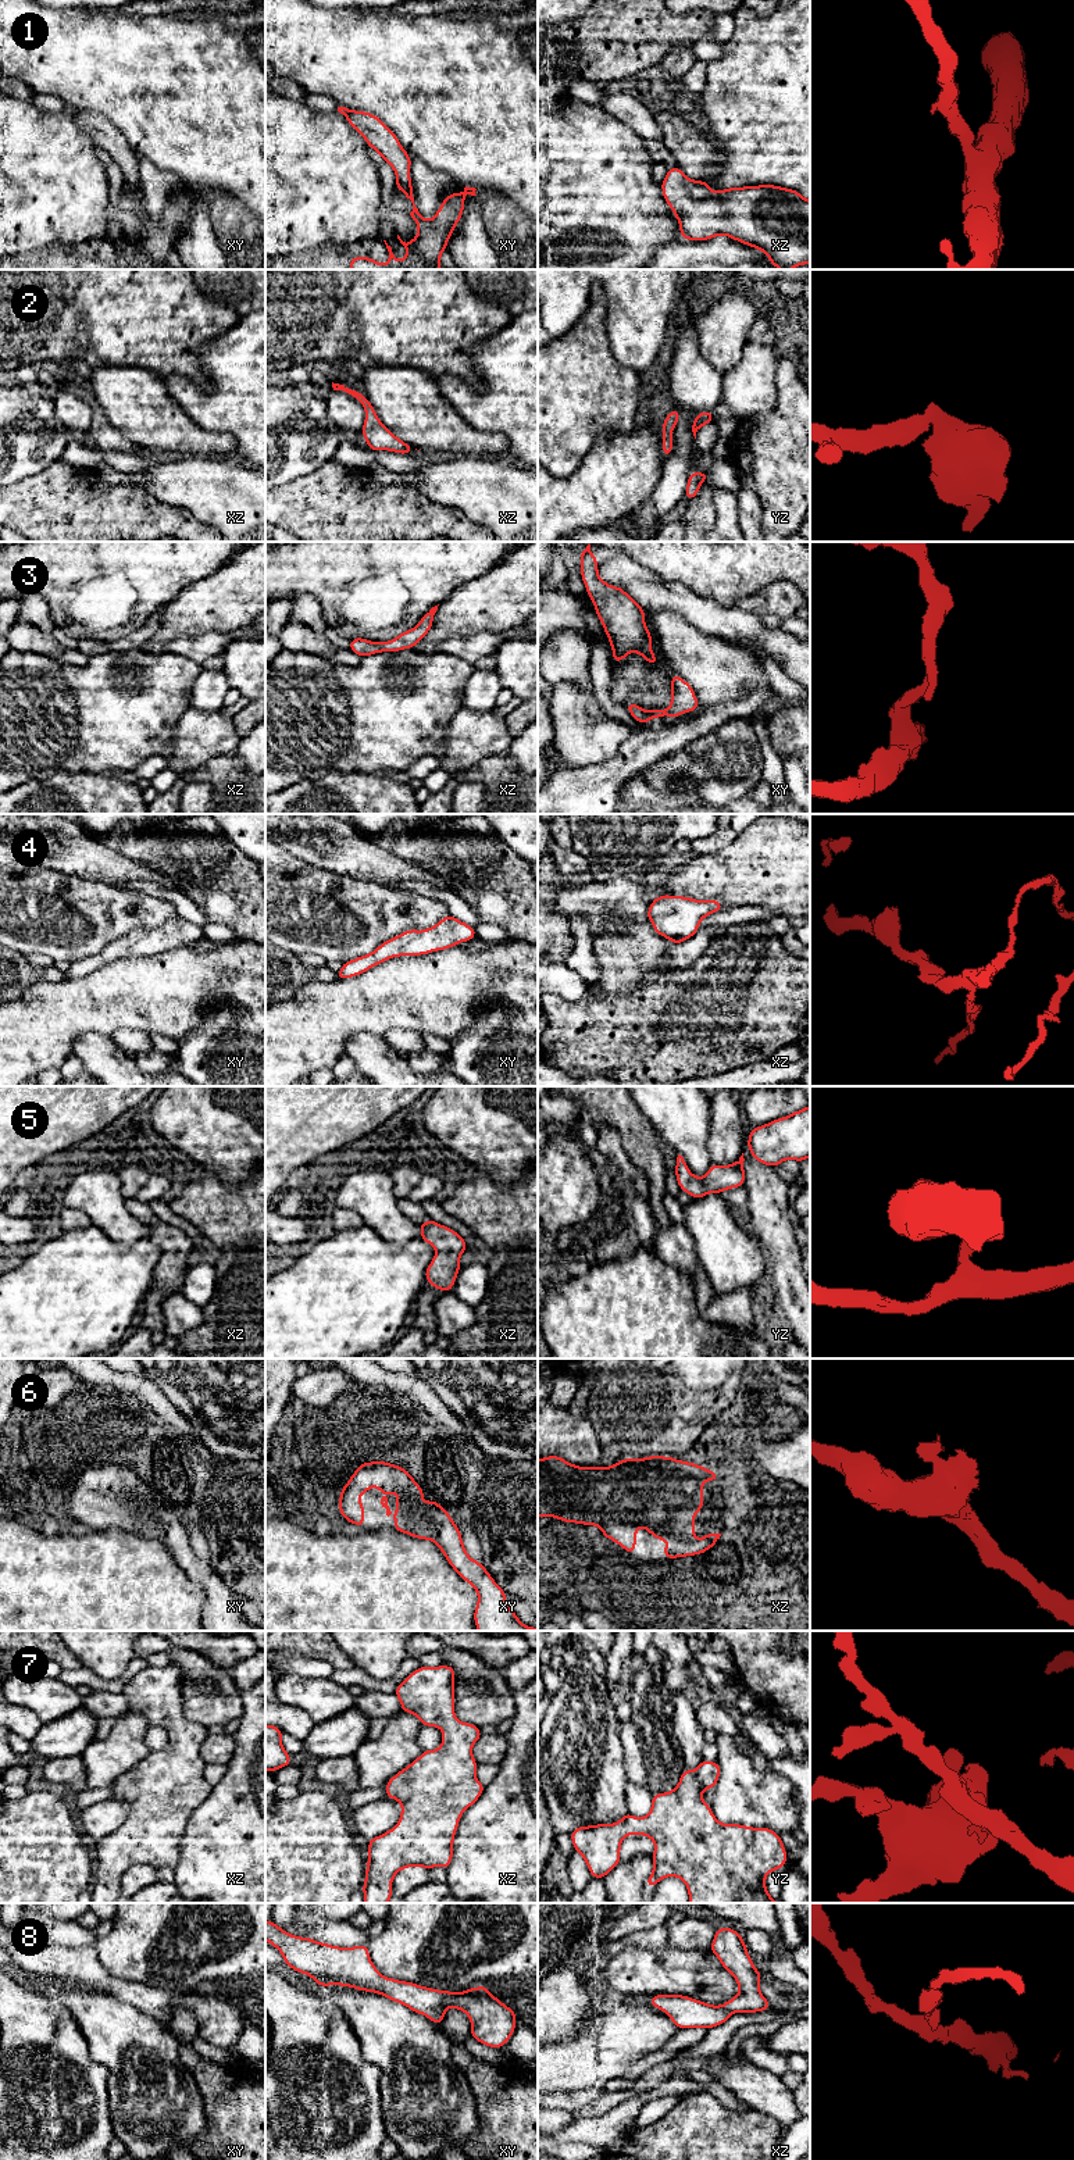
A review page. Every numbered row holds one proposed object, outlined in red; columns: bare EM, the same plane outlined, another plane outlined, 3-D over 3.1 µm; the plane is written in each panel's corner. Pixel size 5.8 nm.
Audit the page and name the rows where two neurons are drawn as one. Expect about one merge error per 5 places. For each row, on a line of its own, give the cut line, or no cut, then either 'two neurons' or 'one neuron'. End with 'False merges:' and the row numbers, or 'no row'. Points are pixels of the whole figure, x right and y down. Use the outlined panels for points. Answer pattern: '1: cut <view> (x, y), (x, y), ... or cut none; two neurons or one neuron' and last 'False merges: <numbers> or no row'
1: cut none; one neuron
2: cut none; one neuron
3: cut none; one neuron
4: cut none; one neuron
5: cut none; one neuron
6: cut none; one neuron
7: cut none; one neuron
8: cut xy (456, 1994), (448, 2006); two neurons
False merges: 8

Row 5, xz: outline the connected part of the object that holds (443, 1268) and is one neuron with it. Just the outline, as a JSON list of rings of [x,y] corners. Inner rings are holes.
[[[432,1220],[420,1224],[421,1239],[435,1247],[436,1254],[425,1271],[425,1281],[439,1290],[452,1292],[460,1264],[460,1254],[468,1246],[453,1229]]]

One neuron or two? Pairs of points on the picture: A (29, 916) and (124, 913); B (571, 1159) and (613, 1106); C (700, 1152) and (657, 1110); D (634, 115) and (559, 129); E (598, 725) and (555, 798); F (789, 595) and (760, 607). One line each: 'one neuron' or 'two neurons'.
A: one neuron
B: two neurons
C: one neuron
D: two neurons
E: two neurons
F: one neuron

